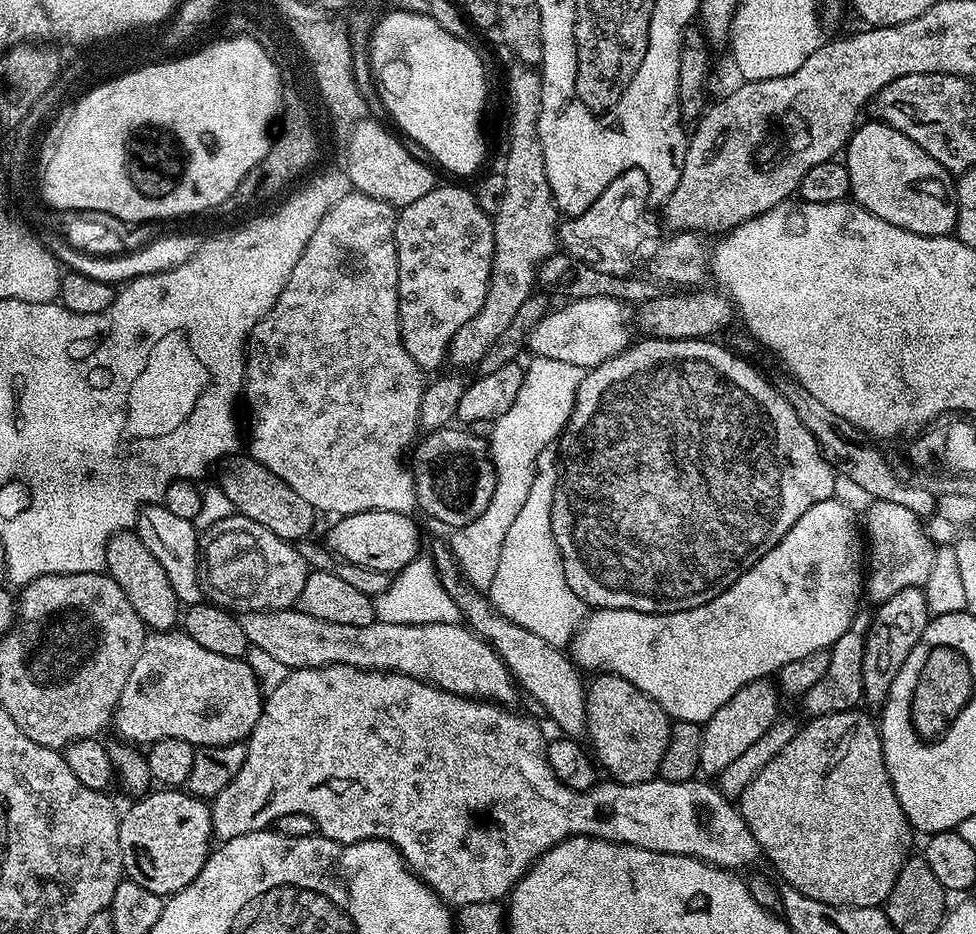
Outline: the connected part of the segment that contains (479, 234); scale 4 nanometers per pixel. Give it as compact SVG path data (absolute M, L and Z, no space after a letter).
M444 182L437 183L436 187L430 190L430 194L422 194L422 198L418 198L418 202L410 202L406 207L399 209L396 217L396 253L398 254L400 337L406 346L406 354L410 354L410 358L414 358L414 362L425 373L431 374L435 368L445 367L448 359L448 347L454 338L454 334L458 334L458 330L462 330L462 326L466 326L466 322L470 322L470 318L474 318L474 314L478 314L478 310L482 310L482 302L486 302L488 283L490 282L492 263L494 262L492 221L493 217L489 213L483 212L478 206L475 191L471 187L459 188L456 184L444 184Z

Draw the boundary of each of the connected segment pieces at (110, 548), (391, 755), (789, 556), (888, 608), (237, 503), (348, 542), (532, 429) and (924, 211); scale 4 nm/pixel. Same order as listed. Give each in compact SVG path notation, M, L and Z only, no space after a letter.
M135 531L115 532L106 546L107 575L122 586L122 594L130 598L130 606L142 618L145 626L152 632L170 632L177 627L182 616L180 599L174 594L174 586L170 586L170 578L166 578L166 570L158 566L158 558L142 546L142 538Z
M332 664L328 668L297 668L289 671L288 677L281 682L279 687L273 692L267 693L266 699L263 701L260 709L260 717L254 726L254 730L247 738L246 762L242 762L242 770L238 770L238 774L234 774L234 782L230 782L230 786L226 786L226 790L222 790L222 794L218 794L211 801L212 809L212 835L217 841L223 842L230 838L238 838L242 834L250 834L251 832L263 832L271 829L278 818L282 818L286 814L306 814L312 816L316 823L319 835L324 836L328 840L333 840L339 844L357 844L363 840L385 840L388 844L400 851L400 857L404 863L427 884L431 892L436 893L439 900L444 901L449 906L459 906L461 904L469 904L470 902L497 902L503 901L505 897L511 893L512 887L517 884L520 879L528 873L530 865L538 859L546 850L550 850L558 842L562 842L571 836L590 836L593 840L609 840L615 844L629 844L630 846L638 846L642 850L654 850L662 854L678 854L679 856L693 856L699 860L705 860L708 864L714 865L716 868L727 868L729 870L741 870L740 868L748 868L757 859L761 859L762 853L758 842L754 838L754 834L750 834L750 826L746 826L746 822L742 818L739 807L729 797L720 791L715 783L705 782L700 778L693 778L686 782L670 782L669 780L655 779L647 780L641 784L618 784L615 782L597 782L594 787L585 792L575 792L566 786L562 786L562 782L558 782L558 778L554 778L554 770L550 770L548 765L548 749L546 747L546 736L540 733L540 728L532 720L527 720L524 716L515 716L512 710L499 704L485 702L483 700L469 700L467 696L459 696L458 694L450 694L446 690L436 688L433 684L427 684L424 680L415 680L409 676L403 676L397 672L371 672L370 670L362 670L354 666L342 666L341 664Z
M835 498L818 502L814 506L810 506L810 510L806 510L806 514L802 514L802 518L798 518L798 522L794 522L794 526L790 526L788 533L757 564L750 566L750 570L741 574L727 590L702 606L681 612L639 612L638 610L618 610L617 608L595 609L585 617L585 622L572 636L570 659L577 668L585 673L613 672L616 676L626 678L626 682L634 682L634 686L638 686L638 690L642 690L642 694L654 698L654 702L658 702L658 706L662 706L662 710L673 721L685 720L703 726L707 724L711 716L718 714L718 710L722 710L722 706L726 706L726 702L730 702L730 698L734 698L734 694L738 694L738 690L742 690L742 686L755 680L775 677L780 668L786 666L786 662L794 662L794 658L806 658L806 654L831 649L832 644L838 642L838 638L842 638L842 634L846 634L850 622L856 617L858 611L856 603L859 602L860 596L862 600L862 548L861 545L860 548L856 545L856 528L858 532L857 517L853 510L843 502Z
M923 587L898 590L894 598L879 601L877 608L880 609L871 615L872 625L862 654L862 690L865 705L883 706L888 701L890 686L894 686L894 678L898 678L898 670L902 670L906 658L910 658L910 650L918 646L918 638L922 638L922 630L926 630L930 613Z
M233 454L223 461L224 469L220 472L220 488L224 496L233 504L235 511L241 516L258 522L258 526L266 526L270 534L278 534L278 538L289 542L300 542L312 532L318 513L306 498L302 498L295 490L290 490L278 474L266 470L250 454Z
M366 510L358 514L341 516L328 532L327 547L341 560L354 566L366 566L366 570L382 570L397 574L421 555L420 530L405 512L394 510Z
M541 356L529 361L524 368L522 390L518 390L514 406L494 421L492 436L487 437L488 450L496 467L494 498L490 498L490 506L486 506L484 513L474 518L474 522L451 533L450 551L457 564L498 564L506 534L526 502L530 485L534 483L536 466L541 456L549 451L548 447L559 441L560 433L568 425L574 410L585 369Z
M872 118L869 121L869 124L861 123L853 131L842 156L842 163L847 166L850 174L851 199L870 214L882 218L882 222L890 222L890 226L898 226L919 236L949 235L956 226L953 177L942 165L934 162L934 158L930 158L930 154L926 154L918 142L910 142L906 134L894 130L894 126L884 124L881 120Z

